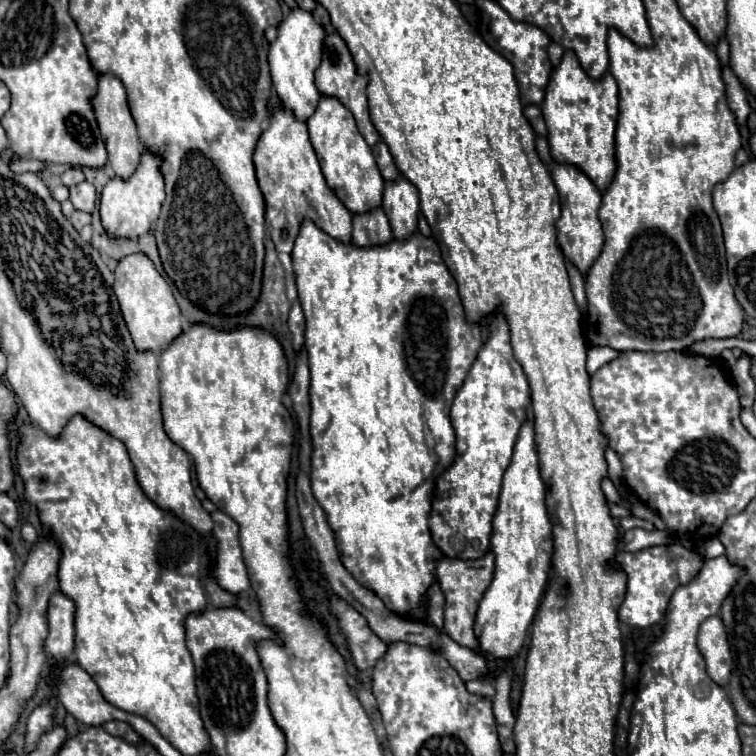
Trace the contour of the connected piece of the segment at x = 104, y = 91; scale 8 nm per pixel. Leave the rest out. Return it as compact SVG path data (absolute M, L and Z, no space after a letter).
M98 75L98 93L92 99L92 105L94 105L94 113L96 113L96 119L98 119L102 139L106 143L108 163L110 163L114 175L122 177L126 181L138 169L144 147L138 139L136 123L134 123L134 119L130 115L130 109L128 109L128 103L126 103L126 89L120 83L120 79L116 79L112 75Z

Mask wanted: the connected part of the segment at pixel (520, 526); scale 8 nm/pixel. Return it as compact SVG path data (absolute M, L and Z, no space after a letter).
M526 421L514 447L512 463L504 473L500 503L494 513L494 531L490 539L490 547L496 557L496 571L478 605L474 625L474 635L478 637L476 653L494 663L498 659L516 659L516 655L520 653L550 575L552 525L546 513L544 497L546 487L538 473L534 429L532 423Z

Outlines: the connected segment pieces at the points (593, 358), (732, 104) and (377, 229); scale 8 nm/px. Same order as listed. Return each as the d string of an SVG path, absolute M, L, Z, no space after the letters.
M590 347L588 349L588 363L586 363L588 373L592 375L594 371L598 371L604 363L612 361L614 357L618 357L618 351L610 349L610 347Z
M724 67L722 79L724 79L724 85L726 85L728 107L732 109L734 117L736 117L736 123L738 125L744 125L746 119L748 119L748 113L750 113L750 105L746 105L746 91L742 89L740 81L732 75L730 67Z
M372 209L370 213L354 215L352 239L358 247L386 245L386 241L392 241L392 231L390 231L388 217L384 215L384 211Z

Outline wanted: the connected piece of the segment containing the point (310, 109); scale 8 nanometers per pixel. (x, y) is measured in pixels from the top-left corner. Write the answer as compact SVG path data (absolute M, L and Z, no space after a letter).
M294 9L280 25L278 25L278 37L270 45L268 51L268 63L270 63L270 73L272 73L272 83L274 89L284 103L288 111L294 113L294 117L302 123L308 121L308 117L314 115L320 93L314 85L314 71L322 63L322 41L326 39L326 31L320 23L312 19L312 13Z

